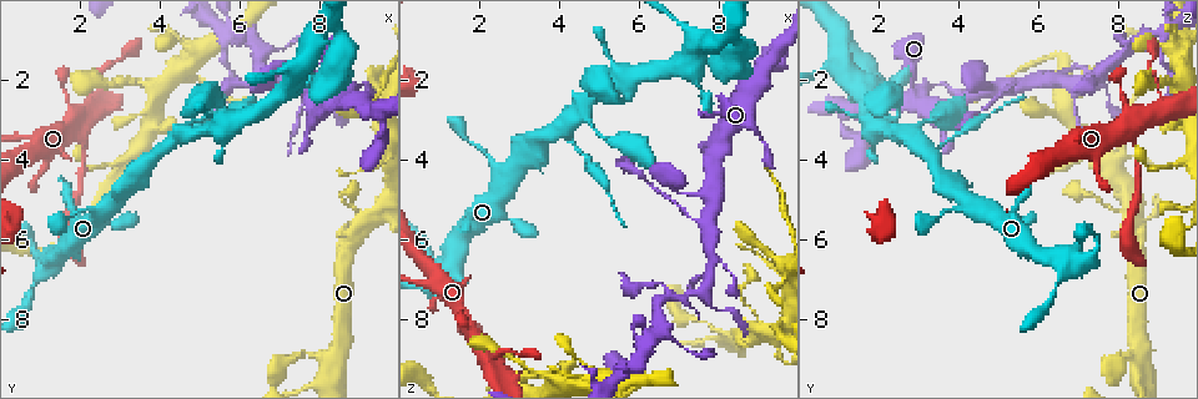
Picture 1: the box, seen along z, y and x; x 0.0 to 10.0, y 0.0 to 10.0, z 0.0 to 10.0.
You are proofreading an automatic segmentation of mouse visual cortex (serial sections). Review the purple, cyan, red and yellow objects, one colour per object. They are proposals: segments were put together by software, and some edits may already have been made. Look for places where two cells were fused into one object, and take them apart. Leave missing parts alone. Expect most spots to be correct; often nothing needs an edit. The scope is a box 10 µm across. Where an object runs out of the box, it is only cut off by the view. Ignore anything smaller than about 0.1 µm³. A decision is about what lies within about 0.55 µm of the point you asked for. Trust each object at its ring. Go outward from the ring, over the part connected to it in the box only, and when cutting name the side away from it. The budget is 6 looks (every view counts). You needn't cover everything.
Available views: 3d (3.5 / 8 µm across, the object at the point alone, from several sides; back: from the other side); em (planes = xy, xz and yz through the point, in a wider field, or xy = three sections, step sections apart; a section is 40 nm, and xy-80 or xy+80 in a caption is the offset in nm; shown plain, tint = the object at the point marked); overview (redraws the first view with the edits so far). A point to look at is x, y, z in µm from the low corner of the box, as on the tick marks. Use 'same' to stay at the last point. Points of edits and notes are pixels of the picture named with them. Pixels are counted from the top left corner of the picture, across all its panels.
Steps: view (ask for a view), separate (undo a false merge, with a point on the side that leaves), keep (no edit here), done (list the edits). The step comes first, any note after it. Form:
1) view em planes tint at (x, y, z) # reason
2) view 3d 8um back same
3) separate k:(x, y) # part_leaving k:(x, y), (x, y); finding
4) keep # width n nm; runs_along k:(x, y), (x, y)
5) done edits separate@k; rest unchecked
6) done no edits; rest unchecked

view 3d 8um at (8.40, 8.95, 8.45) # four arms meet

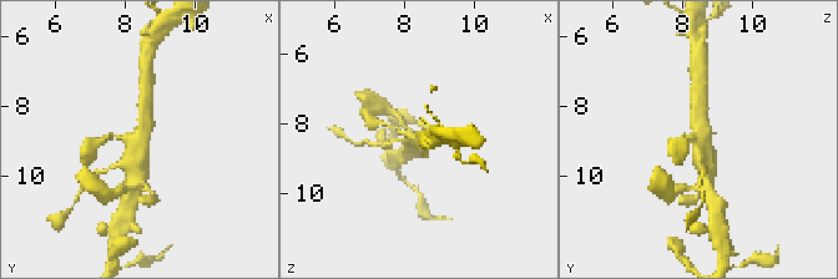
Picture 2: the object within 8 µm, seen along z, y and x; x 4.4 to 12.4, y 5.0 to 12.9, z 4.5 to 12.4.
view 3d 3.5um same # zoom in

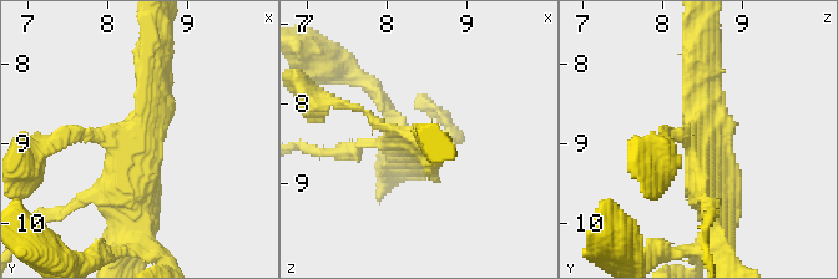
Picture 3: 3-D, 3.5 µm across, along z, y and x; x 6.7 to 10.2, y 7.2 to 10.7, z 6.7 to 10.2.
view em xy step 1 tint at (8.45, 8.95, 8.50) # now the EM

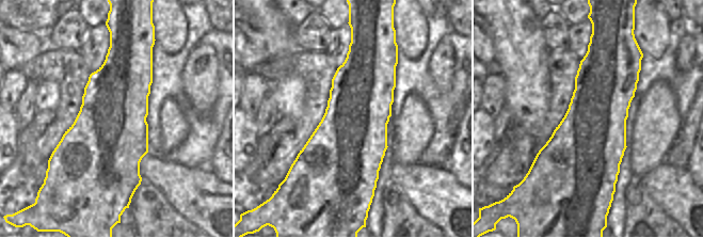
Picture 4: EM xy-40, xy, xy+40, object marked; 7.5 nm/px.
keep # one cell here

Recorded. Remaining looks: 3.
view 3d 3.5um at (1.85, 3.30, 8.40) # sudden change in width

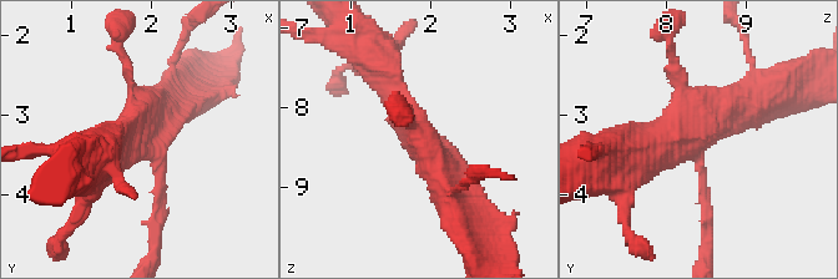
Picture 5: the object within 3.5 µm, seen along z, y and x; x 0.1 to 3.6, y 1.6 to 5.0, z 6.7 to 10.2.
view em xy step 2 tint at (1.85, 3.30, 8.35)

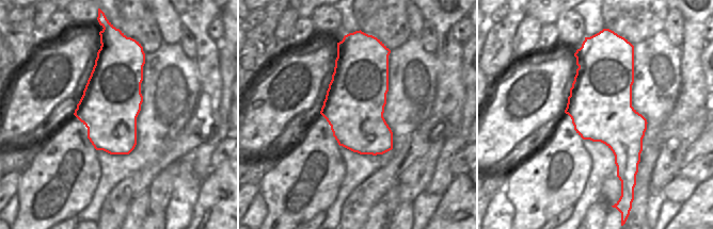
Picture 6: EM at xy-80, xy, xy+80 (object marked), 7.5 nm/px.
view em xy step 3 tint same

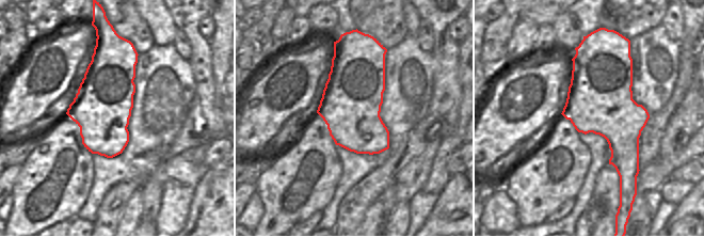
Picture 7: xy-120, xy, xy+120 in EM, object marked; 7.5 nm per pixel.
keep # all the same cell

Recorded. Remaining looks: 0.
done no edits; rest unchecked

